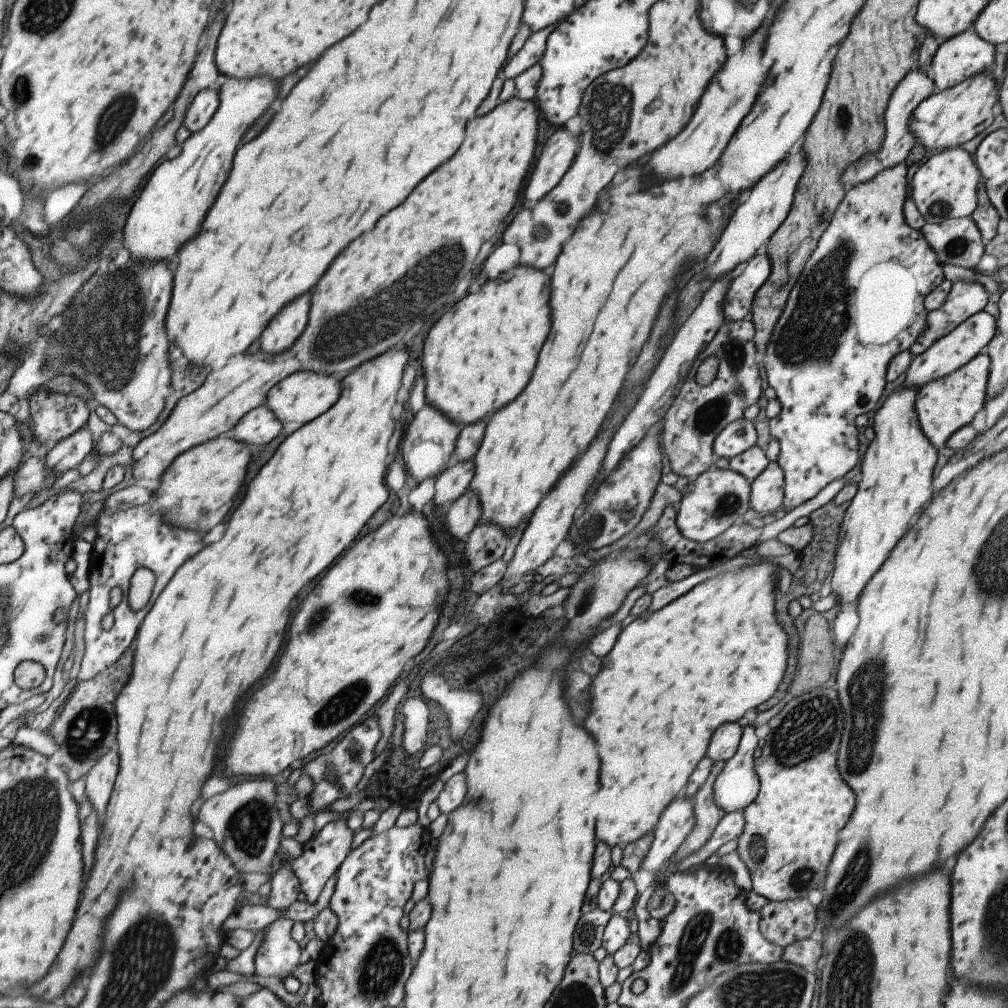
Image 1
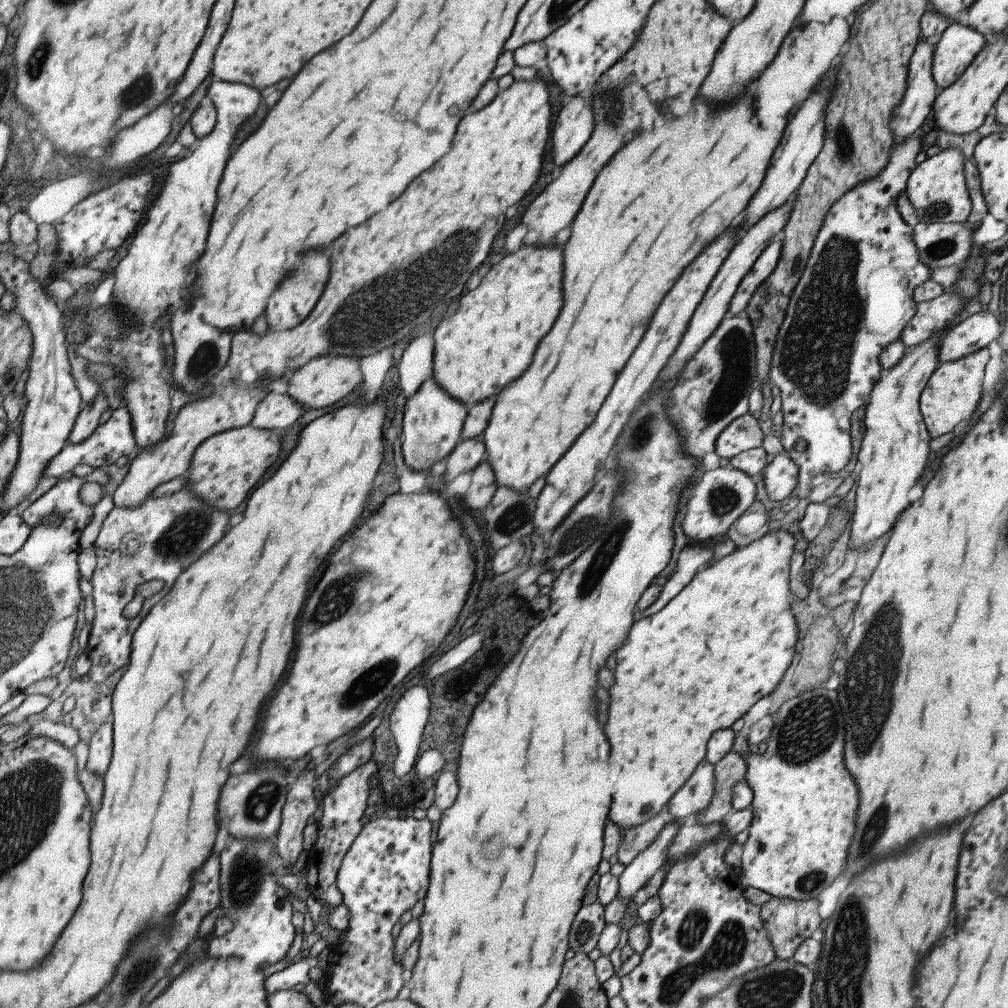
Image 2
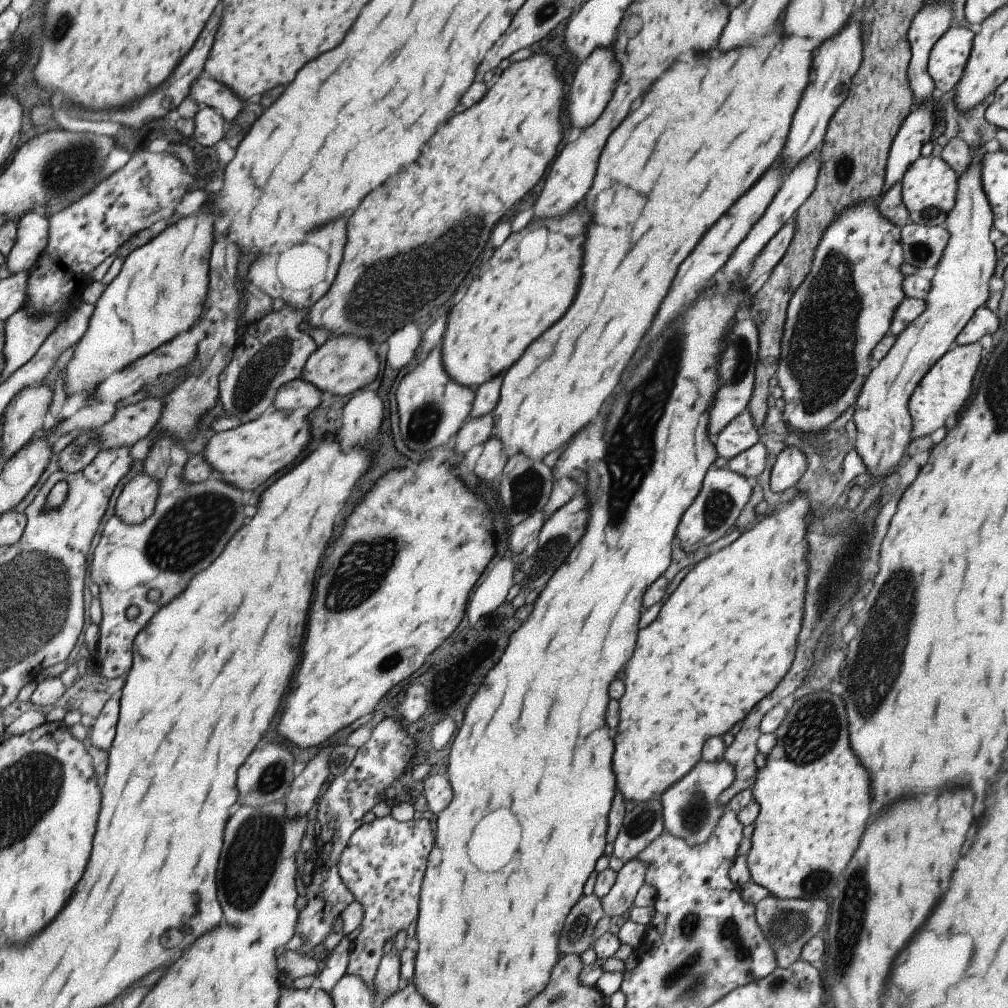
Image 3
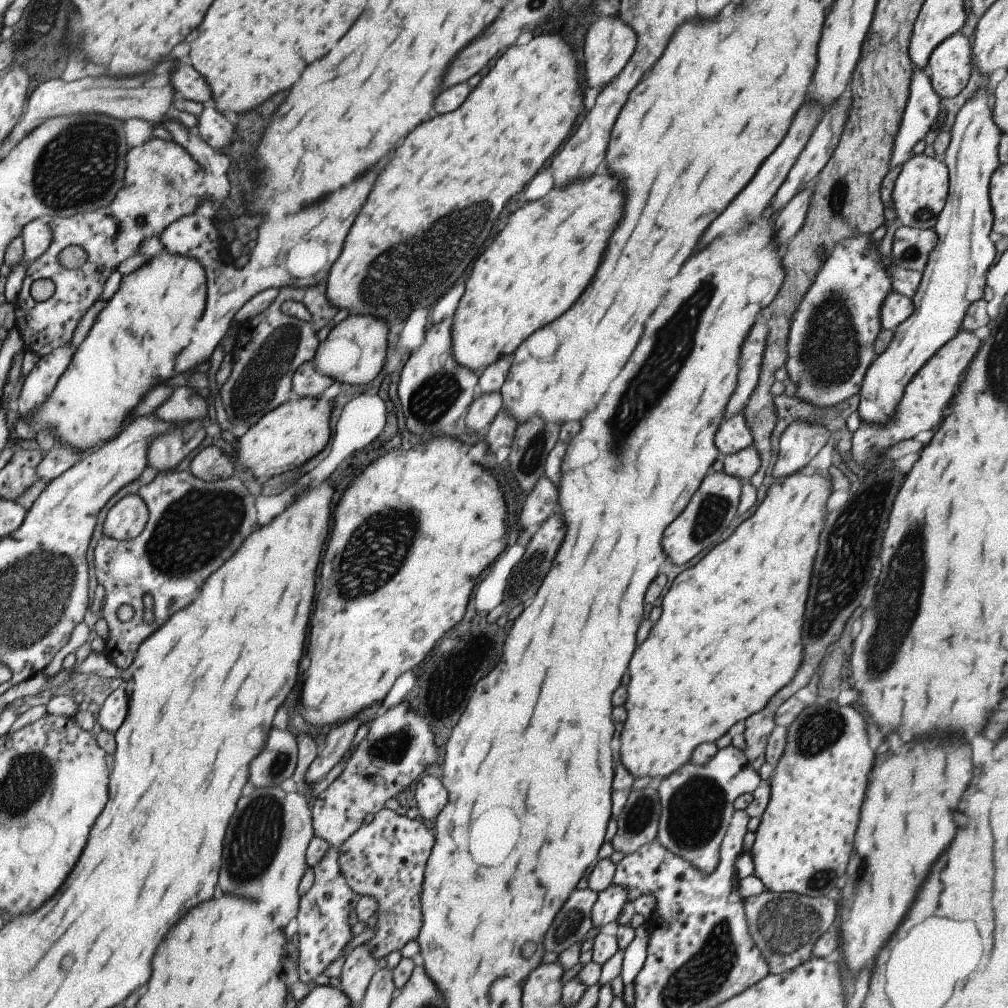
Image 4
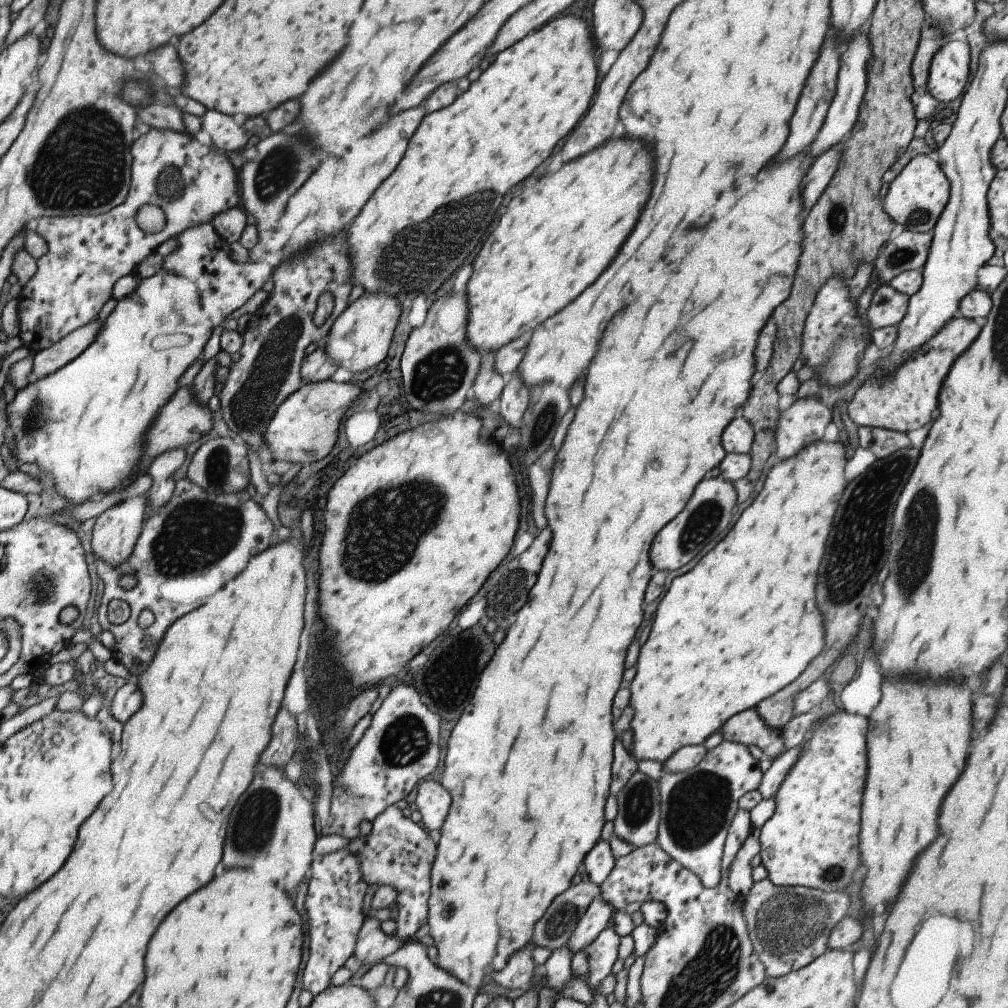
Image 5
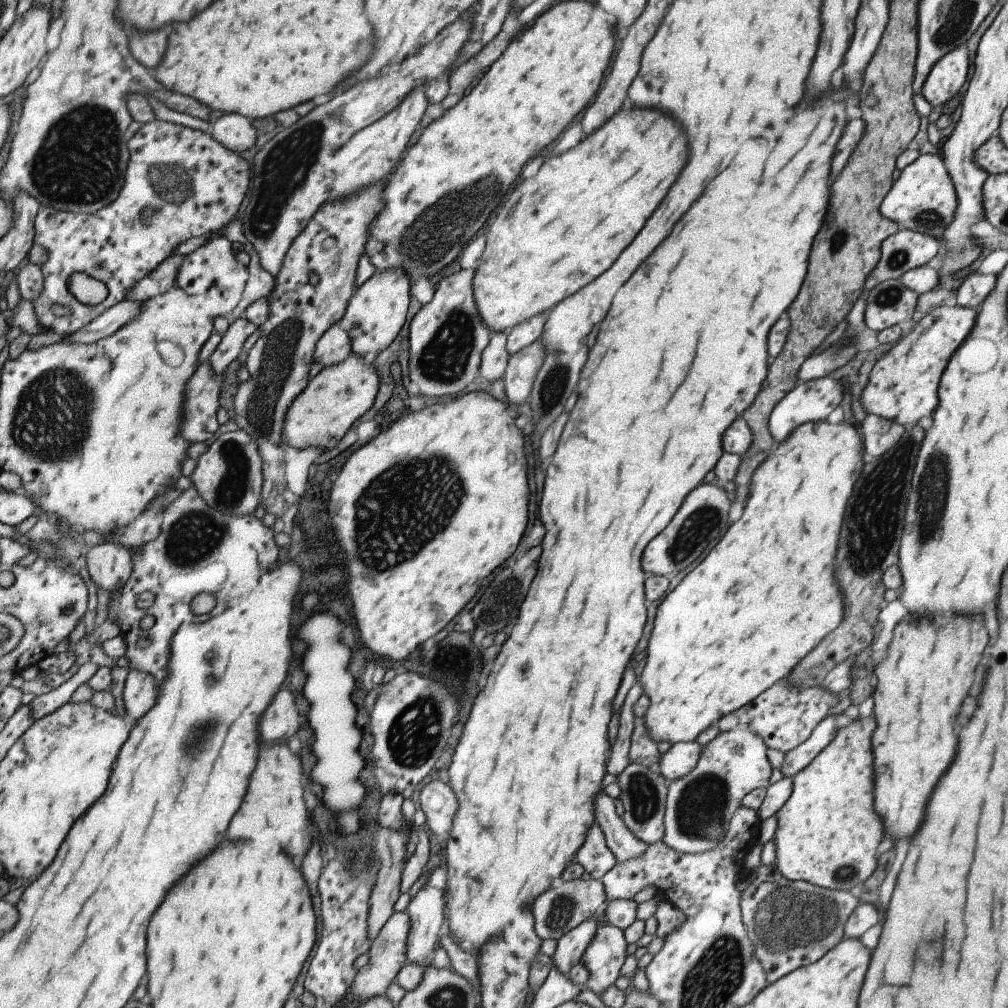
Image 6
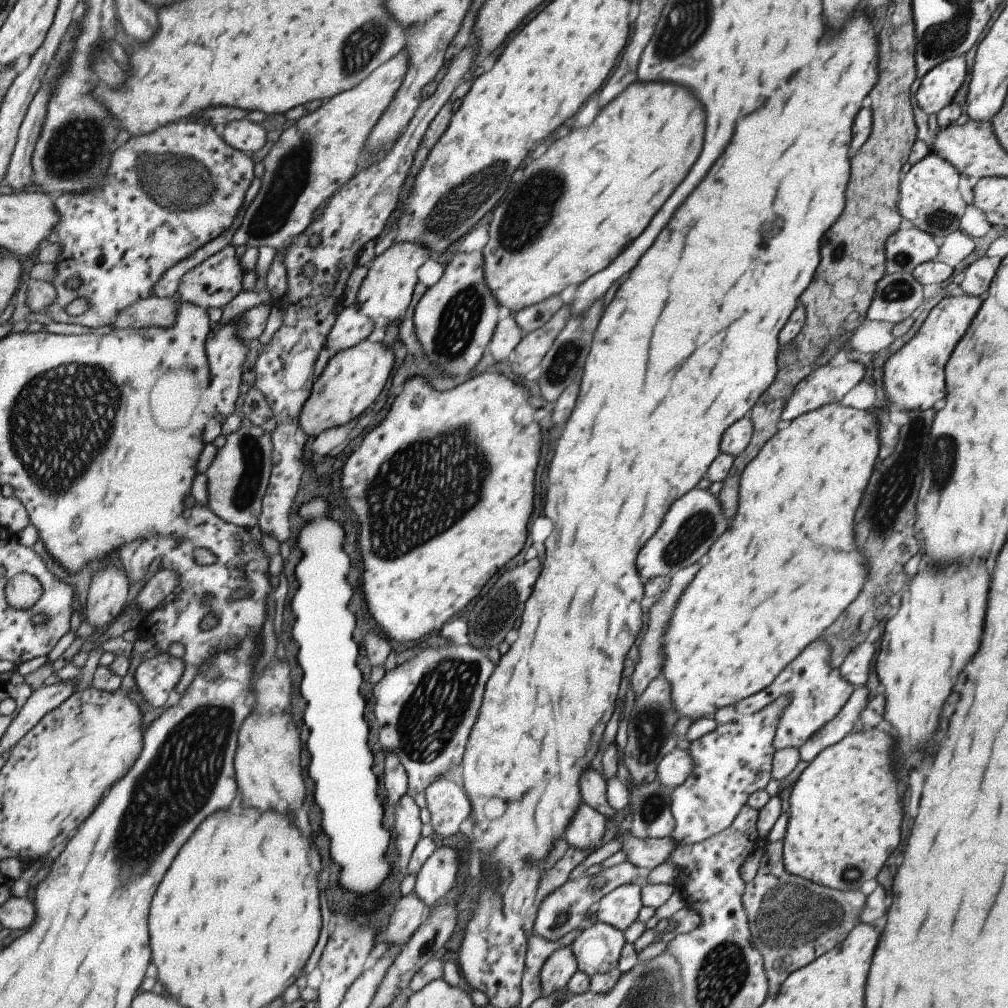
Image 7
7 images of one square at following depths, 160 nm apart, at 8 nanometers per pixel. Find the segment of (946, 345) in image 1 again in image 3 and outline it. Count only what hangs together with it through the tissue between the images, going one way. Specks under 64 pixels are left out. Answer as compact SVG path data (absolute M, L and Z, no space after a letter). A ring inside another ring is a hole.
M985 305L978 306L965 326L954 338L954 344L966 345L978 341L984 334L992 335L999 331L998 318Z

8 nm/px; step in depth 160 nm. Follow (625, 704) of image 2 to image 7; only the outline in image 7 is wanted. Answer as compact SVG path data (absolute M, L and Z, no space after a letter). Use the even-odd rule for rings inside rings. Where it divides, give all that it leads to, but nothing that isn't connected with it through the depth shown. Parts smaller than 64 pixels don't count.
M830 402L815 410L800 414L779 426L778 431L763 444L755 458L750 460L741 471L737 512L731 524L727 526L727 530L709 548L707 552L709 560L699 568L699 572L695 573L691 582L682 590L662 638L664 661L660 674L670 684L670 697L680 717L691 716L691 722L693 722L699 717L713 716L718 708L733 704L763 690L803 648L815 639L821 638L831 622L859 594L863 583L867 580L868 564L865 556L855 548L853 518L855 518L855 510L861 502L863 488L867 486L869 474L877 458L877 446L879 446L879 440L877 440L879 425L875 416L877 411L877 409L873 410L873 414L870 415L861 409Z

